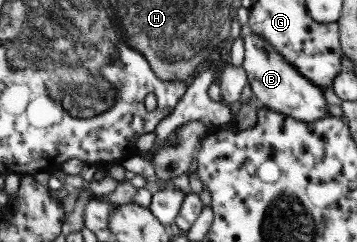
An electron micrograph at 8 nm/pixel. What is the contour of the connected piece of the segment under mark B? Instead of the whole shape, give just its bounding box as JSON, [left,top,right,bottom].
[242,30,328,122]

